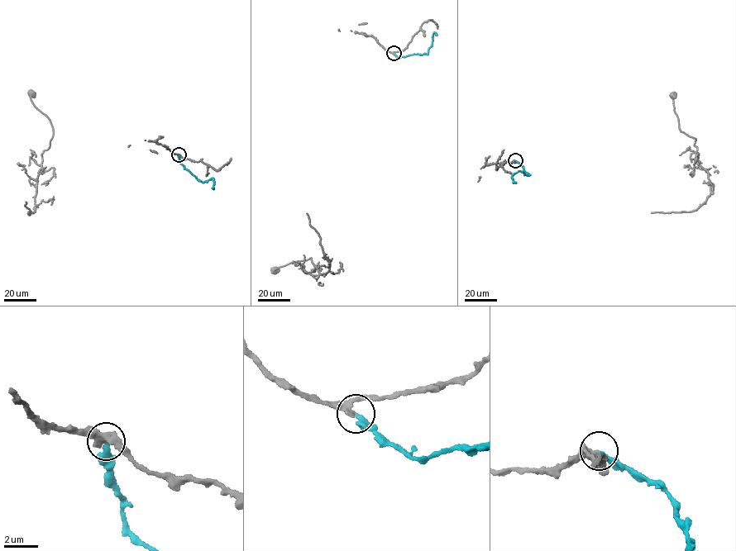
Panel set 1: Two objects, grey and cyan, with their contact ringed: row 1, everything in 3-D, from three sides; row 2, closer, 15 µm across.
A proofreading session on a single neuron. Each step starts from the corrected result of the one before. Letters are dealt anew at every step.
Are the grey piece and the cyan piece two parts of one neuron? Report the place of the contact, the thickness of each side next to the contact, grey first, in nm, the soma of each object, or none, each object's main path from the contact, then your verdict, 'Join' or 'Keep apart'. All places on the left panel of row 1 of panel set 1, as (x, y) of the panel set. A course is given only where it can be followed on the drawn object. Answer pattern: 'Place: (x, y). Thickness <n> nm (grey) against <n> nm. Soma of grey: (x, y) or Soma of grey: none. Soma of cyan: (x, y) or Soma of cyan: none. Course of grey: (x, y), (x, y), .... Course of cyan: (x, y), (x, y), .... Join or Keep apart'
Place: (179, 154). Thickness 280 nm (grey) against 260 nm. Soma of grey: (31, 93). Soma of cyan: none. Course of grey: (179, 155), (26, 201), (28, 215), (34, 211), (41, 154), (53, 131), (31, 93). Course of cyan: (179, 155), (181, 163), (198, 179), (203, 182), (212, 178), (213, 189). Join

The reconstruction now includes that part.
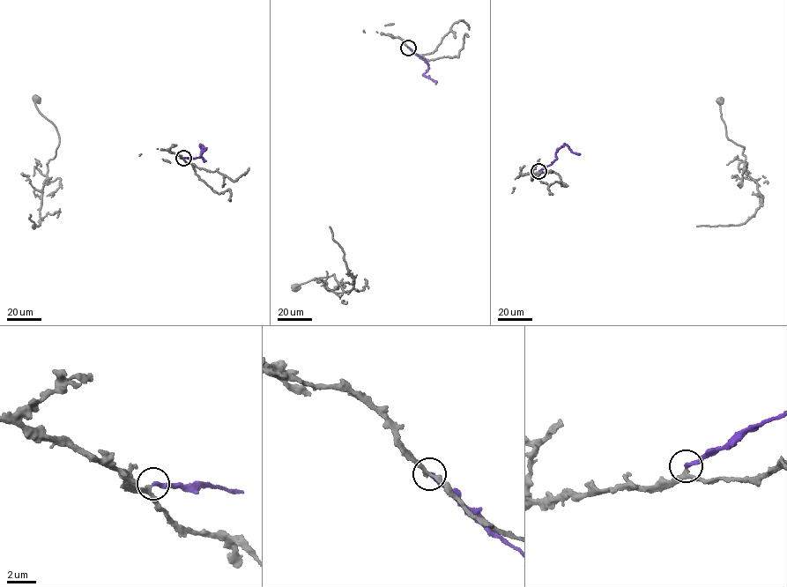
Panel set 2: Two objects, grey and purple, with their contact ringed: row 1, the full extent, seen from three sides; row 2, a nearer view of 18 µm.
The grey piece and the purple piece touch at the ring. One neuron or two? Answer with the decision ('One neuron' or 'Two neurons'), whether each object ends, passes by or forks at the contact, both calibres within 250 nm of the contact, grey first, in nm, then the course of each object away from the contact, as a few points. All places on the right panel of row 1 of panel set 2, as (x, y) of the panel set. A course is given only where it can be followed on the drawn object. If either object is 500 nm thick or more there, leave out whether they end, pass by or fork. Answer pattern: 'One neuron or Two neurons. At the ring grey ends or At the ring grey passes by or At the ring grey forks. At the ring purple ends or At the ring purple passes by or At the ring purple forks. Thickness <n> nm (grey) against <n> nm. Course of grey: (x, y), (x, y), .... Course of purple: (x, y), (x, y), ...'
Two neurons. At the ring grey passes by. At the ring purple ends. Thickness 240 nm (grey) against 240 nm. Course of grey: (538, 171), (697, 226), (742, 224), (760, 205), (759, 192), (743, 170), (744, 146), (726, 136), (719, 101). Course of purple: (538, 171), (553, 162), (556, 158), (556, 152), (564, 144), (571, 152), (580, 154)

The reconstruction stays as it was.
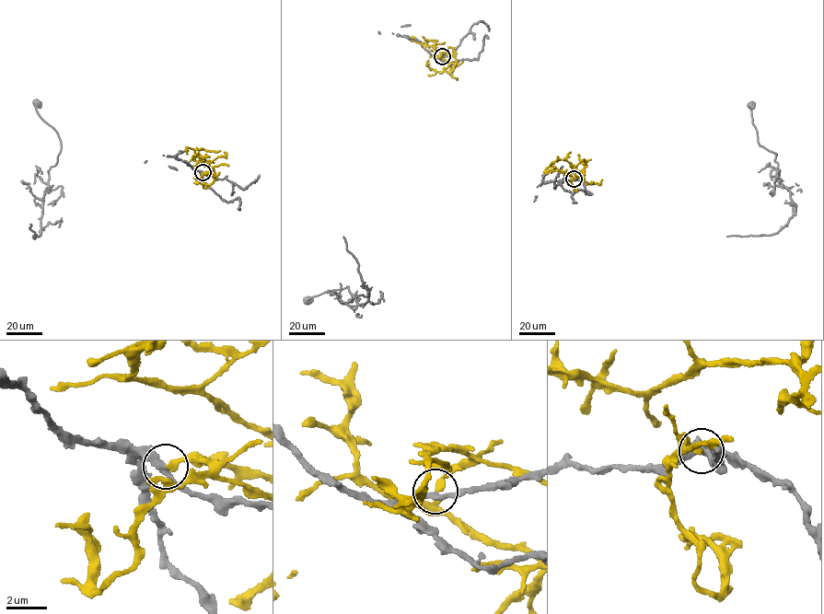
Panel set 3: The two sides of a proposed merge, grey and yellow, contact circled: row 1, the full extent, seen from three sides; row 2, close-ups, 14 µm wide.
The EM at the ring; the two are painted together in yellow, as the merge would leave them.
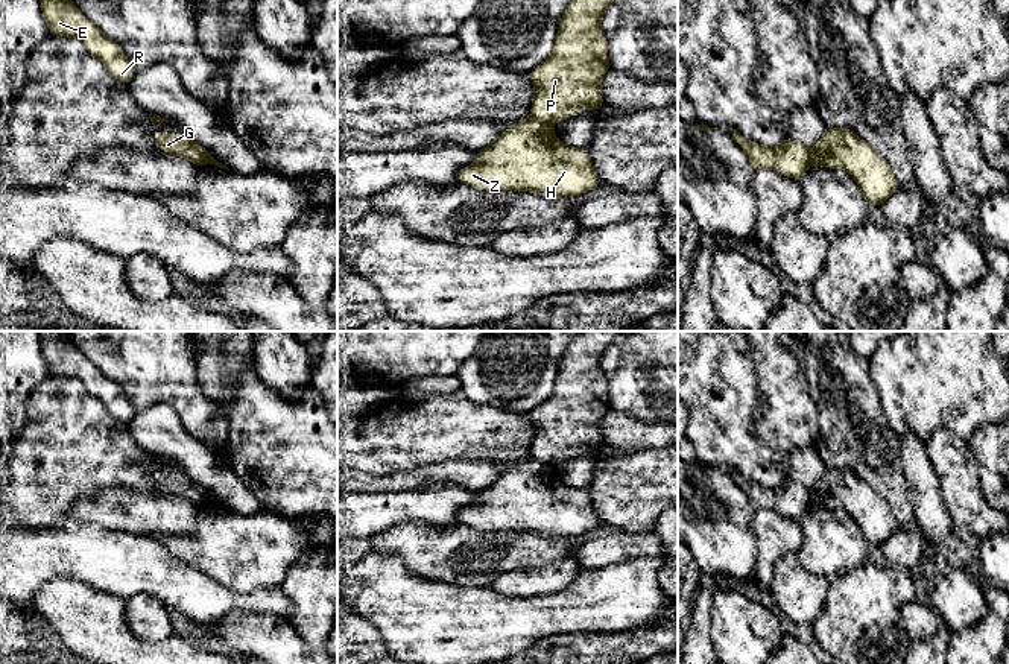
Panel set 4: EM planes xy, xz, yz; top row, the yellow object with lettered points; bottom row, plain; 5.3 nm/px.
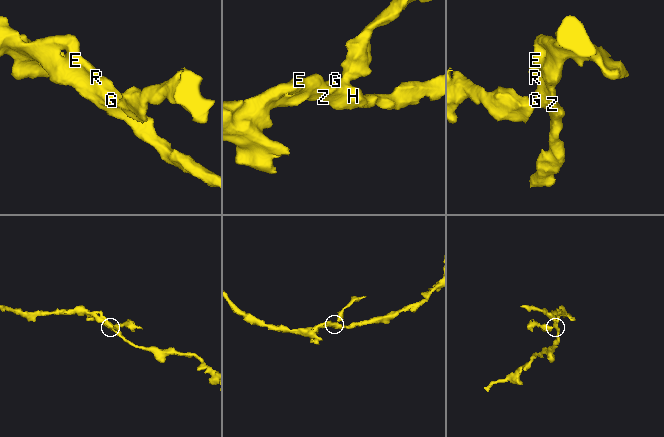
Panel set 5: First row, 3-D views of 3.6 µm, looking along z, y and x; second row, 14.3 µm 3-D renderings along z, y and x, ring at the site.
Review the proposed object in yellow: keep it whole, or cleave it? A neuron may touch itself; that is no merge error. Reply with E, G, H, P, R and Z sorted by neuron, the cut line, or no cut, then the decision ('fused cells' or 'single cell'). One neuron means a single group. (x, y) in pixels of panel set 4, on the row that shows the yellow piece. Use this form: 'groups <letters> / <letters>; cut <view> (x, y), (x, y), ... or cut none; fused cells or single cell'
groups E G H R Z / P; cut xz (532, 116), (550, 126); fused cells

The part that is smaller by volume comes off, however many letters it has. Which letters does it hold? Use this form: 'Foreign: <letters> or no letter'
Foreign: P

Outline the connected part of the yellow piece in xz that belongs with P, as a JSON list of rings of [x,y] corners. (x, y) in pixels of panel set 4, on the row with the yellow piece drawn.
[[[571,0],[552,55],[529,73],[535,84],[532,117],[552,126],[576,117],[574,108],[605,105],[600,82],[609,70],[602,15],[614,0]]]

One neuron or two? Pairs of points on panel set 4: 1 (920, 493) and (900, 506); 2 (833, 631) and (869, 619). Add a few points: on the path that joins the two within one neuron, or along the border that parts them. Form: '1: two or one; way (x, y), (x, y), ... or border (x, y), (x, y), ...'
1: two; border (901, 464), (915, 518)
2: one; way (842, 629), (854, 628), (860, 622)

